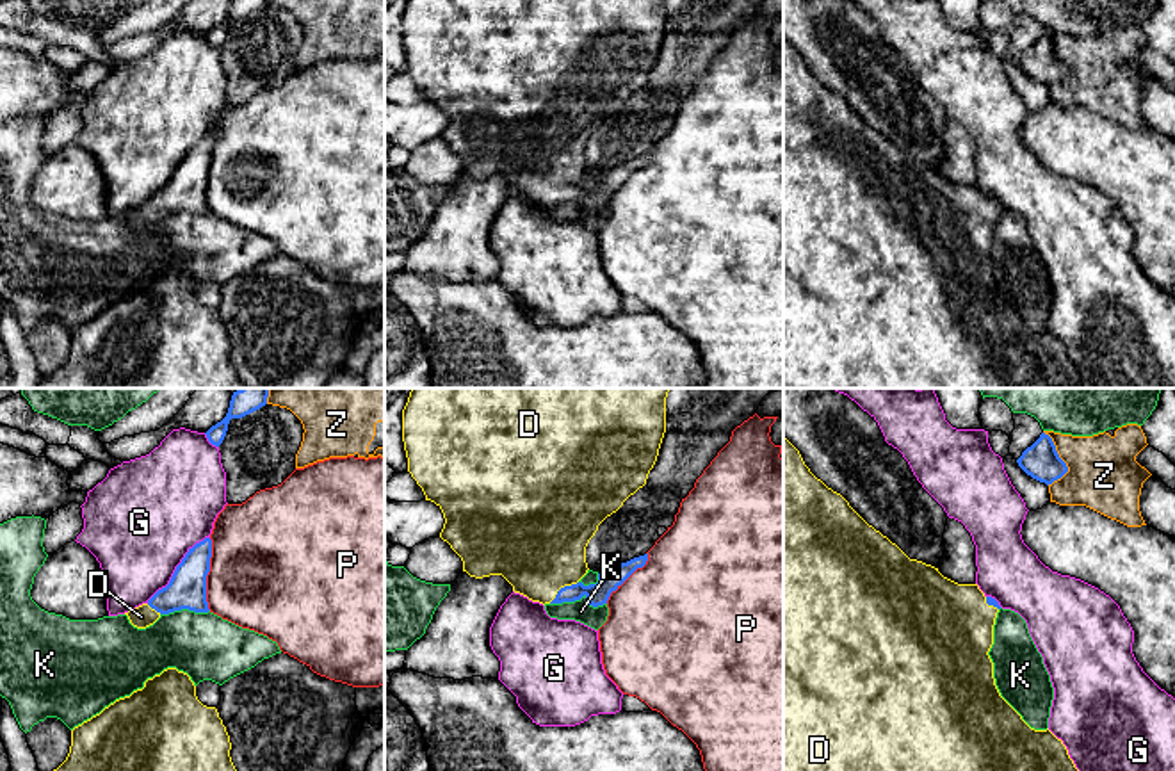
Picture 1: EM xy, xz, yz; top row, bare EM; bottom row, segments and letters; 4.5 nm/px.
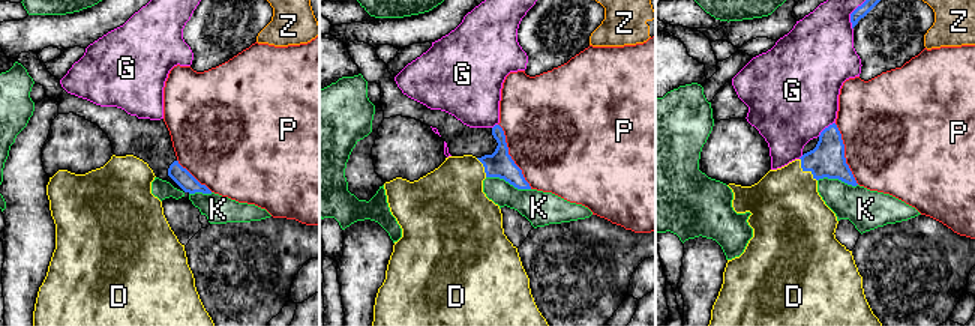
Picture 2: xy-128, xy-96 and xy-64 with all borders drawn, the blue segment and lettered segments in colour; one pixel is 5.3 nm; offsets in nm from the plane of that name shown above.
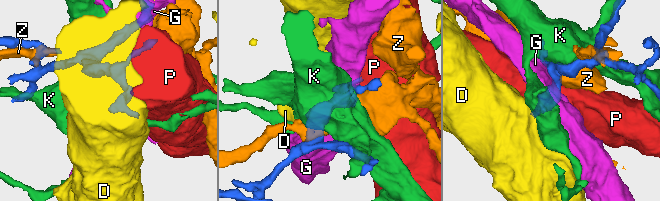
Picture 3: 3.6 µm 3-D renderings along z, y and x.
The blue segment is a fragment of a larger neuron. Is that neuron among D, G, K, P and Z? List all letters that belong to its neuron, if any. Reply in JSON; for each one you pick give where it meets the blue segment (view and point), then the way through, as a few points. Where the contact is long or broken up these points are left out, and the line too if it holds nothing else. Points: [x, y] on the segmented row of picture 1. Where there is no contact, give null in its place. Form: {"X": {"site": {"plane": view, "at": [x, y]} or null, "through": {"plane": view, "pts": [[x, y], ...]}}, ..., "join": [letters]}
{"D": {"site": {"plane": "xz", "at": [561, 588]}}, "join": ["D"]}

